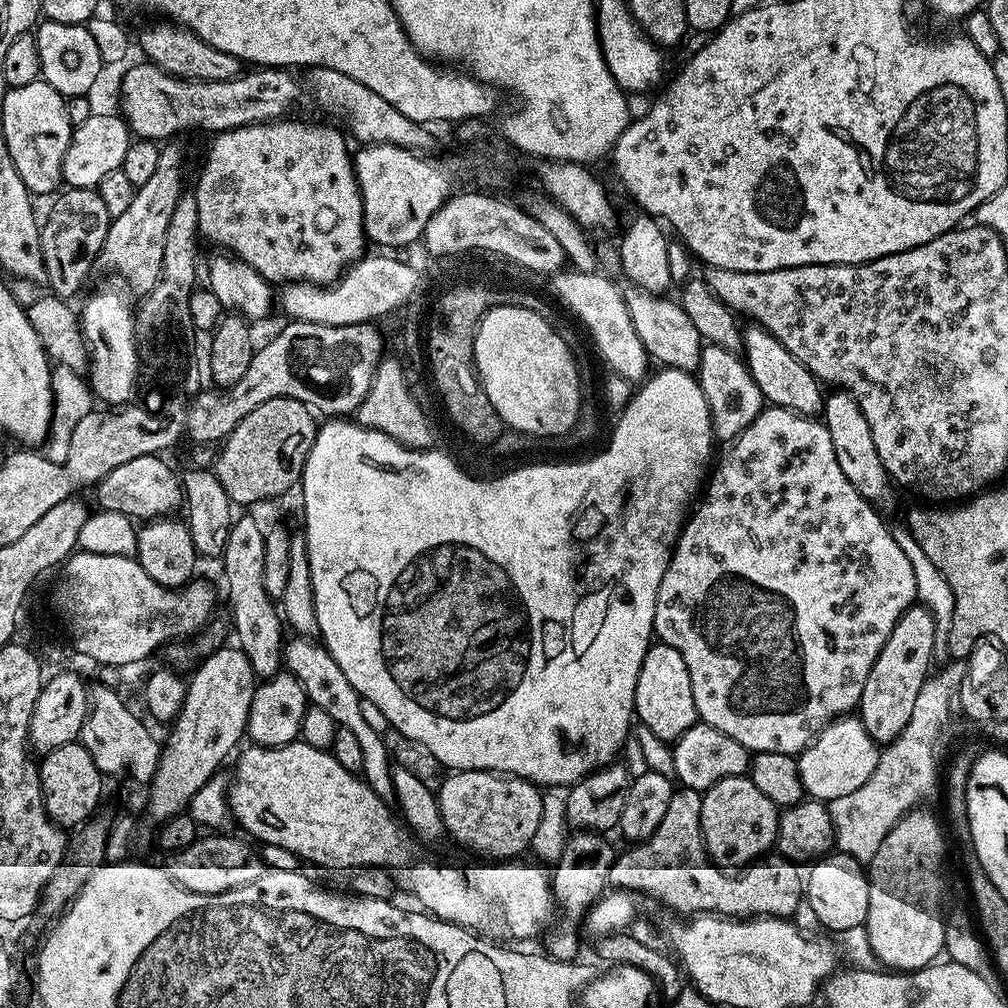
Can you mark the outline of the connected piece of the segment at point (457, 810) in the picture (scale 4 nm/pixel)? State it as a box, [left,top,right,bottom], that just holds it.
[436,770,545,862]

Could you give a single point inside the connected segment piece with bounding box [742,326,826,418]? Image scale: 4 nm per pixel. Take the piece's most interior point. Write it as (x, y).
(785, 383)

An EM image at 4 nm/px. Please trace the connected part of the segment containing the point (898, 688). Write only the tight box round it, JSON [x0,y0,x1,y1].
[858,606,936,745]

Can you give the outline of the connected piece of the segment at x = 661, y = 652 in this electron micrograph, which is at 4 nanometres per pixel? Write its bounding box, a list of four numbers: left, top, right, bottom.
[635,643,698,742]

